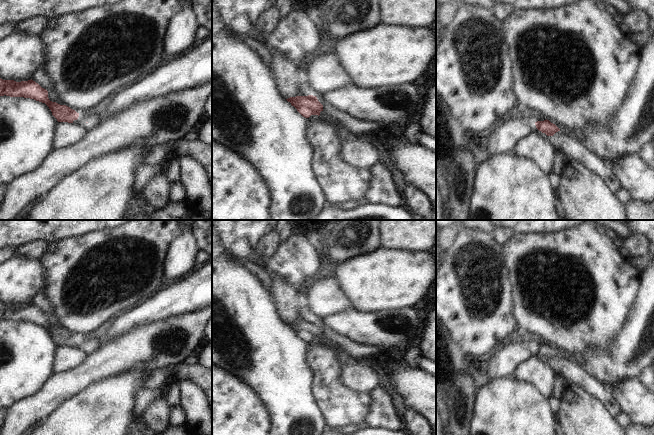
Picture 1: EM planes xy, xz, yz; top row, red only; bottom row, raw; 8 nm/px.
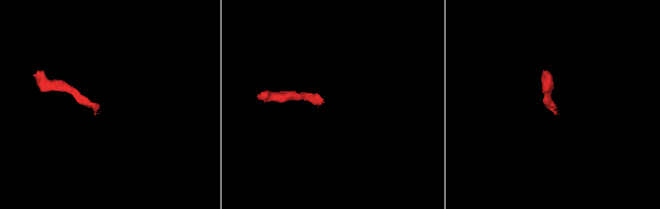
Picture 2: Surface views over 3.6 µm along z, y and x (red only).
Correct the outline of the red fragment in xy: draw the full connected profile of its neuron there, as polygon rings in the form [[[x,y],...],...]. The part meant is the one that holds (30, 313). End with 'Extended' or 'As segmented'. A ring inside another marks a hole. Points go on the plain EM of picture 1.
[[[0,302],[0,320],[4,319],[30,322],[45,327],[58,346],[73,347],[73,345],[79,341],[79,337],[70,331],[50,325],[48,315],[32,303],[16,306],[14,304],[3,304]]]. As segmented

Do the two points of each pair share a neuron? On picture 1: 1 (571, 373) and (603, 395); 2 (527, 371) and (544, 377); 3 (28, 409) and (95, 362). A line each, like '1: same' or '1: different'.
1: same
2: same
3: same

